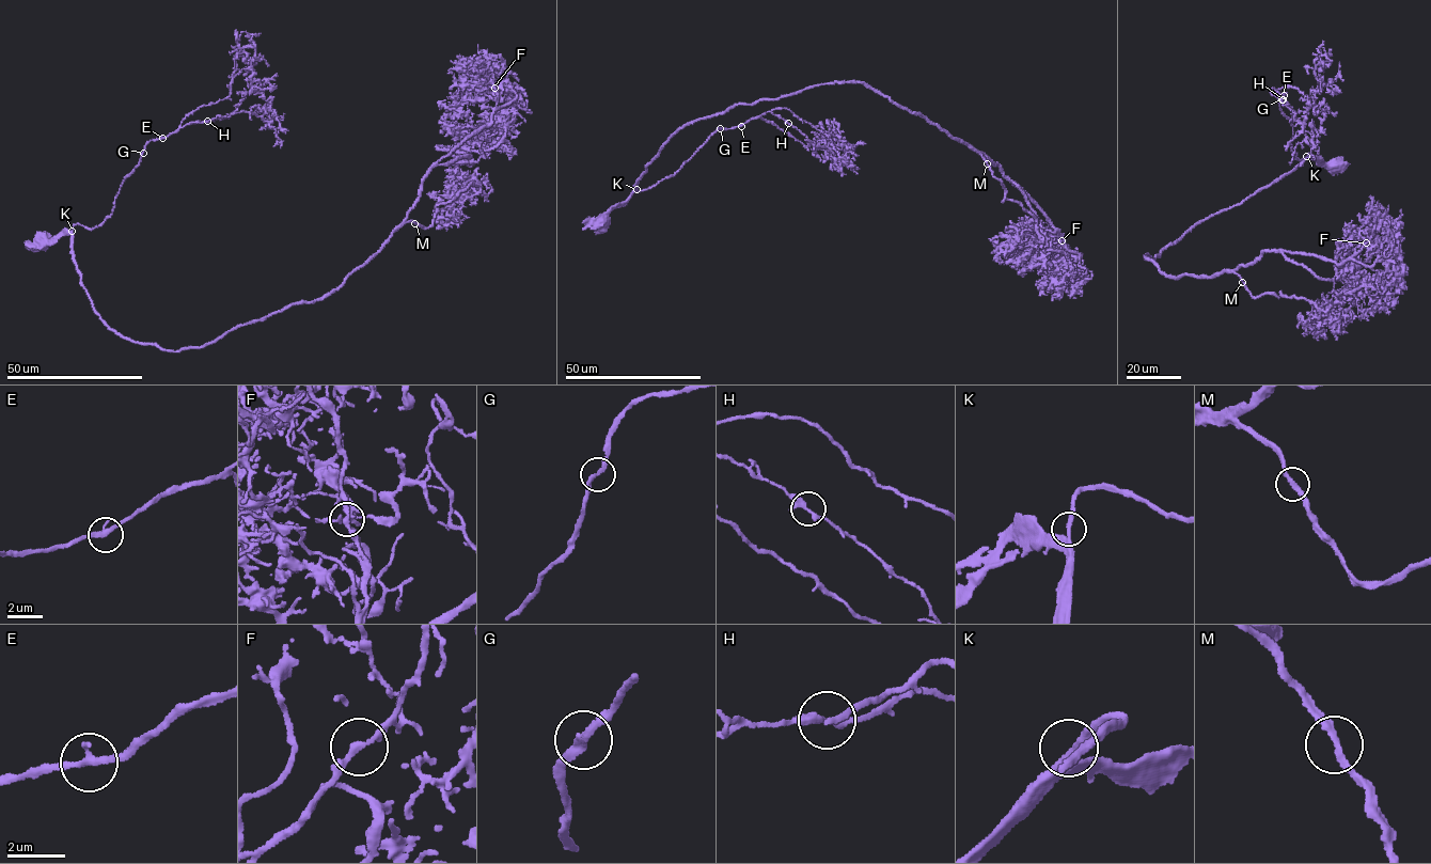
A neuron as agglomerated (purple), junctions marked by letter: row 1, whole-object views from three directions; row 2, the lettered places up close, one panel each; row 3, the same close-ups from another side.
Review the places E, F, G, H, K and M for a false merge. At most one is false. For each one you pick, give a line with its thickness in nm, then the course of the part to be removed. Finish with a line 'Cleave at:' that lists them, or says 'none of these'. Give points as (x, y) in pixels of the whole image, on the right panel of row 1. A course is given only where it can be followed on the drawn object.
Cleave at: none of these

